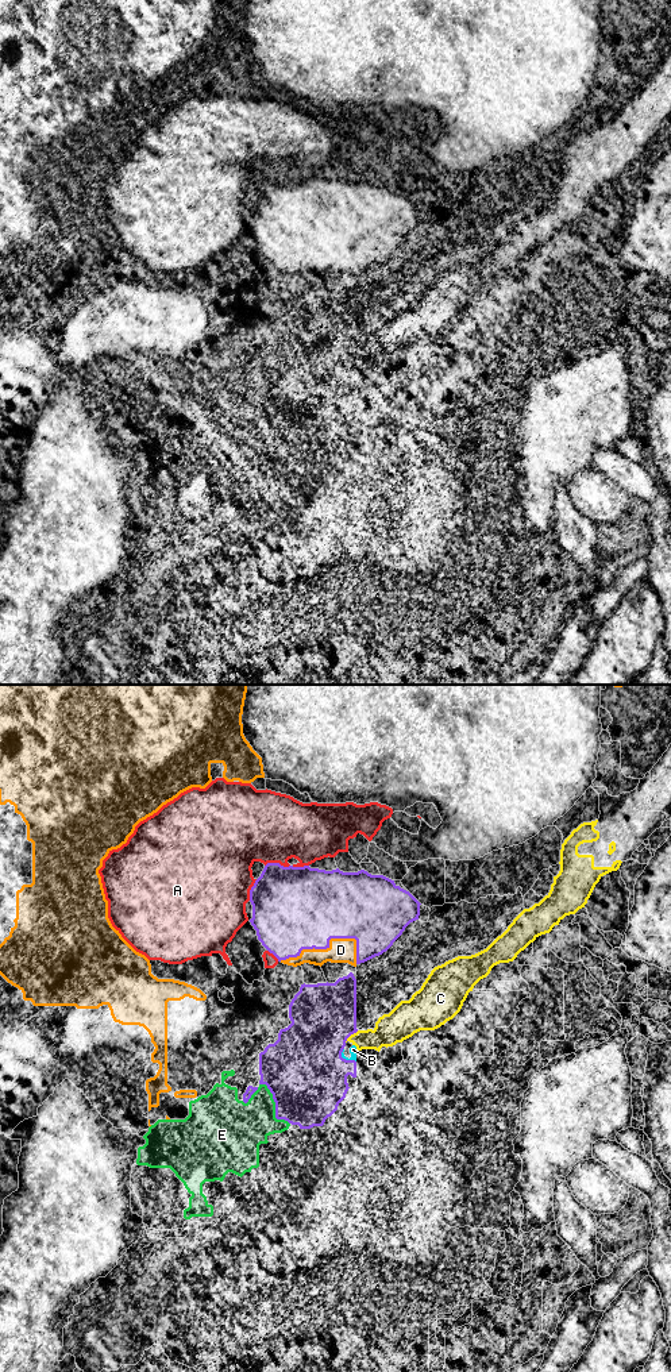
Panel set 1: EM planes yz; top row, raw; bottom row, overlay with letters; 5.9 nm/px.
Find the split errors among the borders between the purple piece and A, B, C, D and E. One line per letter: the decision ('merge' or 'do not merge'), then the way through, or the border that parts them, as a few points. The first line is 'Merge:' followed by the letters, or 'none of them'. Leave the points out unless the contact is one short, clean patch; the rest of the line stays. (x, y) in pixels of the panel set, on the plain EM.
Merge: E
A: do not merge
B: do not merge
C: do not merge; border yz (358, 339), (344, 350)
D: do not merge
E: merge

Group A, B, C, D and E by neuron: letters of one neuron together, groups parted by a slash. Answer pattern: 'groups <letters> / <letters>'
groups A / B C / D / E

